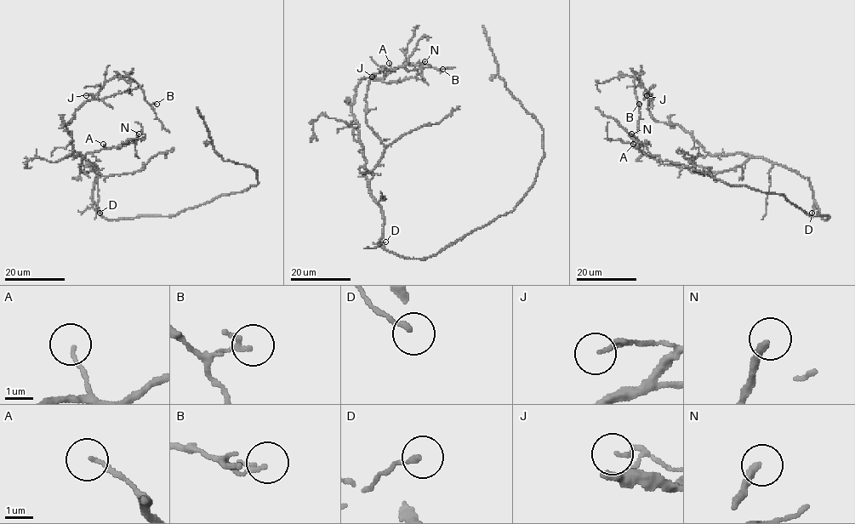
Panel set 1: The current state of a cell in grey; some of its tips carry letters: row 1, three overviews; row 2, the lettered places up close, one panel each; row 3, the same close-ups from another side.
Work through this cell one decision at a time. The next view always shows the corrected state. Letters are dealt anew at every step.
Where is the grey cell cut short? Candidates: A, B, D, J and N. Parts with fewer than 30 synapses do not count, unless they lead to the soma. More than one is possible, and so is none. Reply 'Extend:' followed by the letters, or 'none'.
Extend: none

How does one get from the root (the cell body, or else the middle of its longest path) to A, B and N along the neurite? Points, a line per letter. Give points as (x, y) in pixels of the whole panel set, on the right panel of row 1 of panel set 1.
A: (822, 218), (812, 198), (810, 181), (765, 158), (749, 157), (725, 172), (695, 173), (660, 163), (633, 144)
B: (822, 218), (806, 178), (746, 154), (710, 155), (680, 126), (658, 122), (635, 76), (639, 104)
N: (822, 218), (810, 181), (790, 168), (749, 157), (725, 172), (690, 172), (649, 157), (631, 133)

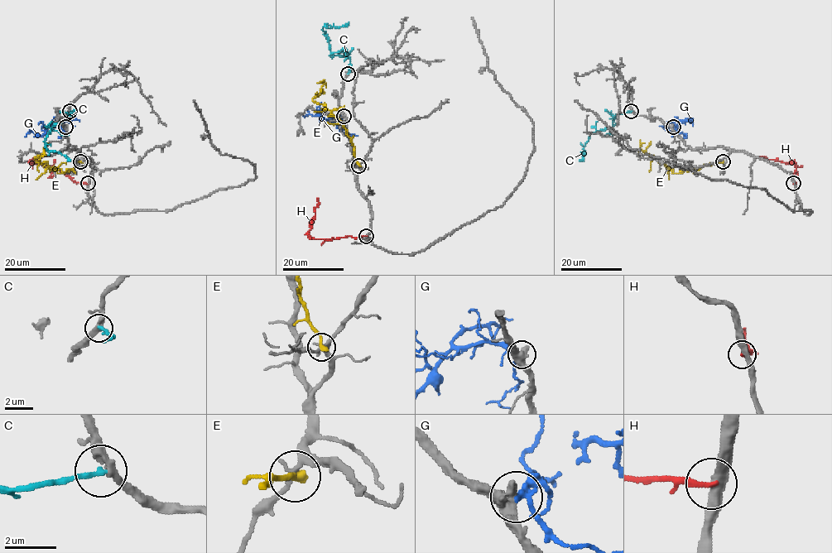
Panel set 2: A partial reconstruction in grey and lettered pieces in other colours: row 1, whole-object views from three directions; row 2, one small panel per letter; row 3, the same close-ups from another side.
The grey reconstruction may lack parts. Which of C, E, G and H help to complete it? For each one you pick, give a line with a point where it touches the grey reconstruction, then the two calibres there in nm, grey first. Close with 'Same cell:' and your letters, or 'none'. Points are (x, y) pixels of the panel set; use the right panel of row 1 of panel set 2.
C: contact (631, 111); calibres 340 and 240 nm
Same cell: C

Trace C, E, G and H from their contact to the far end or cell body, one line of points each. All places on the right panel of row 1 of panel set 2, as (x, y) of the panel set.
C: (631, 111), (617, 113), (613, 118), (612, 127), (592, 132), (579, 161)
E: (723, 162), (674, 172), (663, 162), (640, 149), (640, 160)
G: (673, 127), (682, 120), (692, 121)
H: (792, 183), (795, 182), (795, 163), (761, 156), (754, 157)

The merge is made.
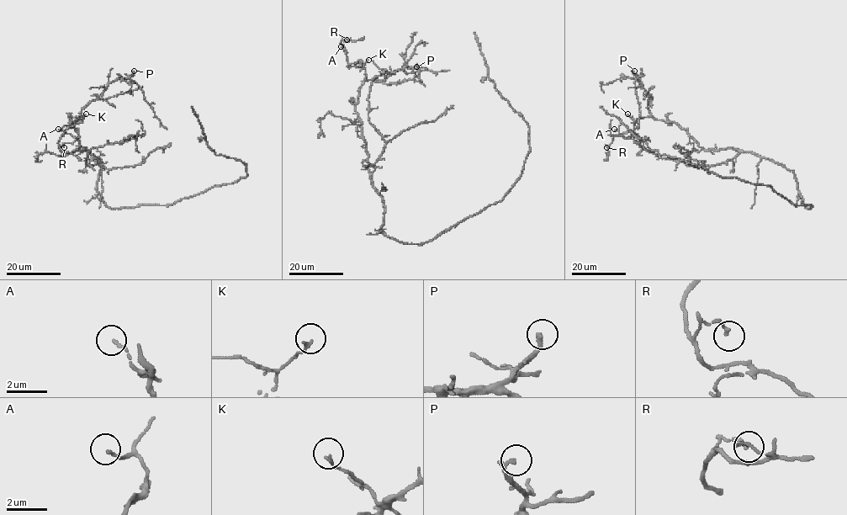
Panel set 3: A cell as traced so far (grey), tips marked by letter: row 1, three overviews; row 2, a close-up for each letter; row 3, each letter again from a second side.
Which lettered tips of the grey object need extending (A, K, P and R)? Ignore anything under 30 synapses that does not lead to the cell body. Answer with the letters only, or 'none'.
P

